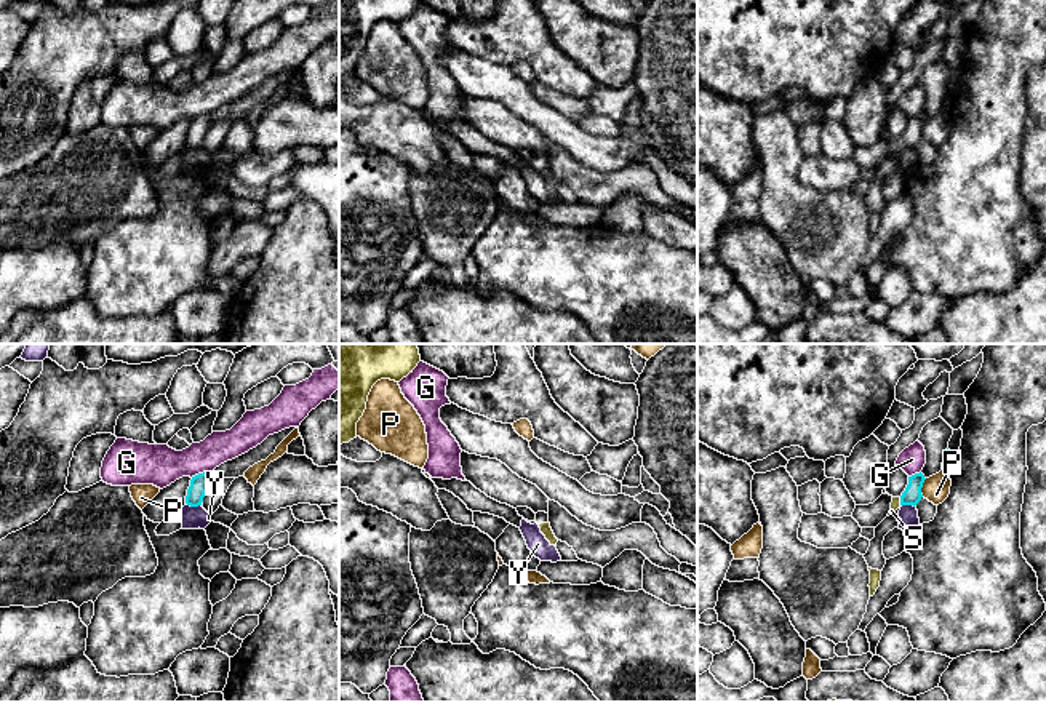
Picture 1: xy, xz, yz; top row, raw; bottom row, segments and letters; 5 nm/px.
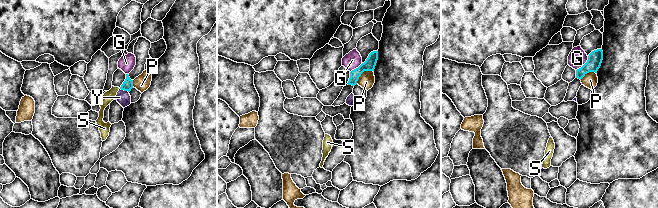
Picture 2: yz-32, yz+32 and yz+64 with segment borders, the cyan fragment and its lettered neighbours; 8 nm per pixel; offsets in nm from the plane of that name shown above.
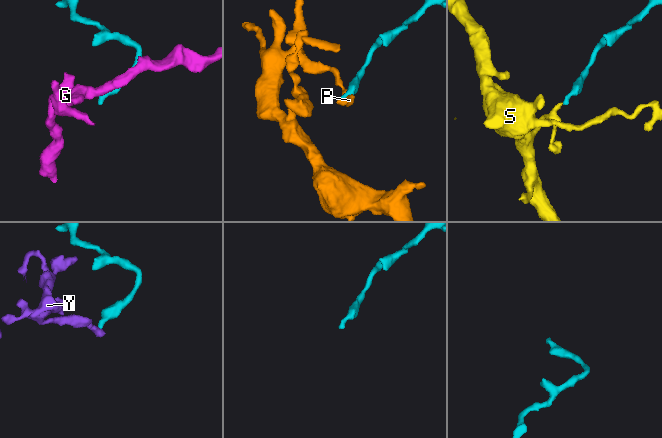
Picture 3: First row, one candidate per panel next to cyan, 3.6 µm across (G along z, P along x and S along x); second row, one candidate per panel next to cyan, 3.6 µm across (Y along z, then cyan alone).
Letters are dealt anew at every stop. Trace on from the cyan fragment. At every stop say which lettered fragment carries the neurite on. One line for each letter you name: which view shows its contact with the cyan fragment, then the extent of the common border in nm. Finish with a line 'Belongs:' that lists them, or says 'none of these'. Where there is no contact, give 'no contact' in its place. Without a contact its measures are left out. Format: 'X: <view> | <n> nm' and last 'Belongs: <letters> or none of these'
S: yz | 40 nm
Belongs: S

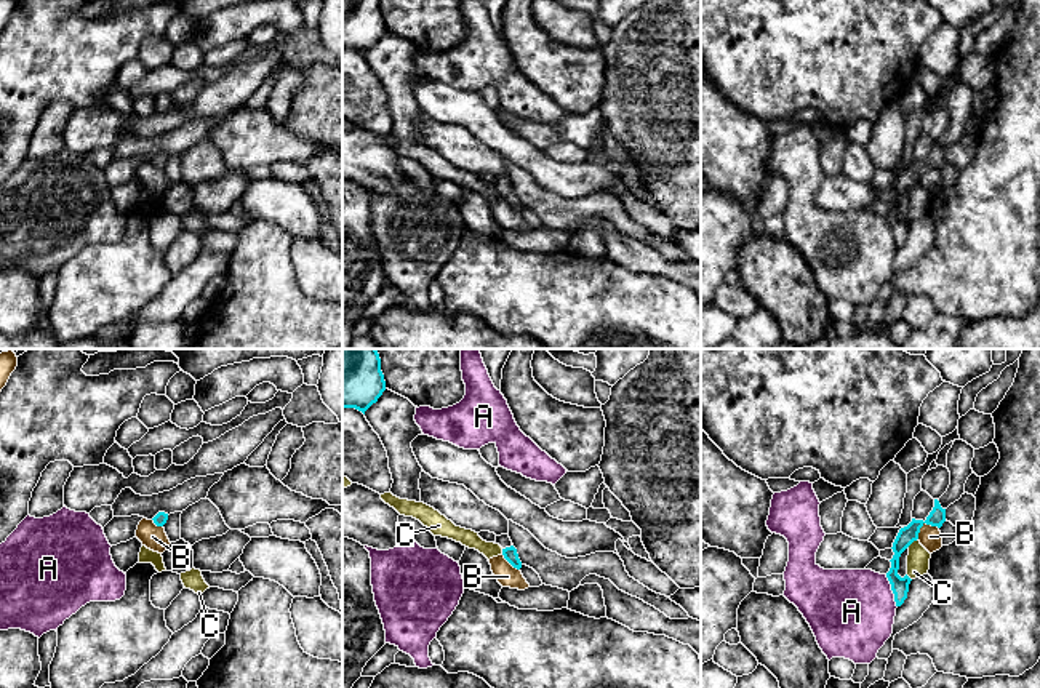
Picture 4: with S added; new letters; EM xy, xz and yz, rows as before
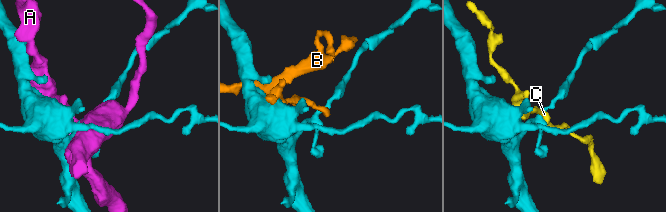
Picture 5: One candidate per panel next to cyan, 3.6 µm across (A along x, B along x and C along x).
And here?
Belongs: none of these

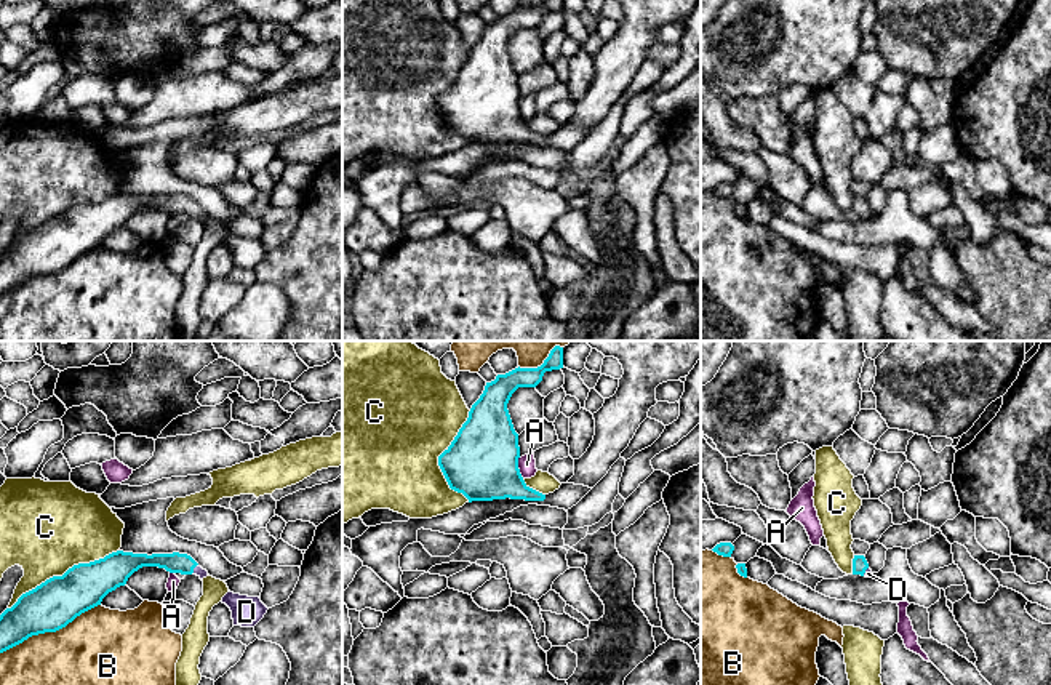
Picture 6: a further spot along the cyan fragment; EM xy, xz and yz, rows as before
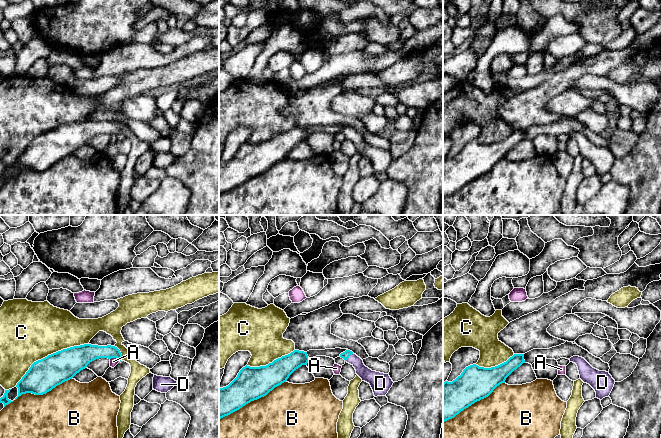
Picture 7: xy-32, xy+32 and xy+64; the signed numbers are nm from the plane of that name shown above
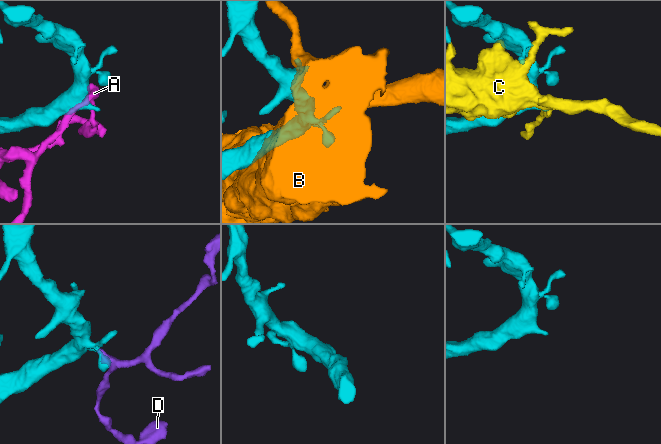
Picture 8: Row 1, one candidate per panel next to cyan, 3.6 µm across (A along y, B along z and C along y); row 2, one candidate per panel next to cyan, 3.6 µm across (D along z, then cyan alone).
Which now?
D: xy | 70 nm
Belongs: D

